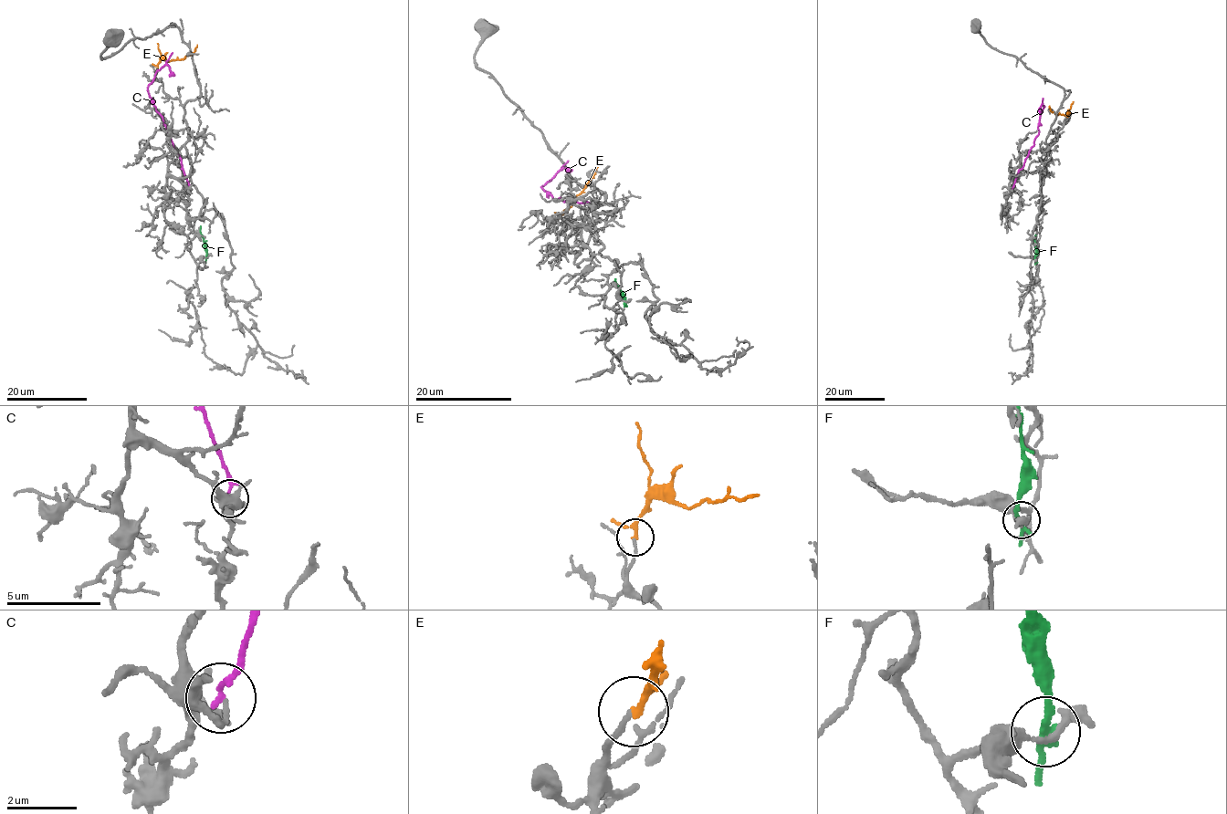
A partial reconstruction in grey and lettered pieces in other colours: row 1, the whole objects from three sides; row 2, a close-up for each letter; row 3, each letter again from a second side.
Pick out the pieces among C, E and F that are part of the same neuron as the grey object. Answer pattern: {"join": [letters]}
{"join": ["E"]}

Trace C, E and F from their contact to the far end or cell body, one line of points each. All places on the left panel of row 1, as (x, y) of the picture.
C: (188, 188), (182, 161), (147, 88), (156, 70), (173, 52)
E: (157, 67), (162, 59), (183, 59), (197, 45)
F: (206, 256), (200, 226)

